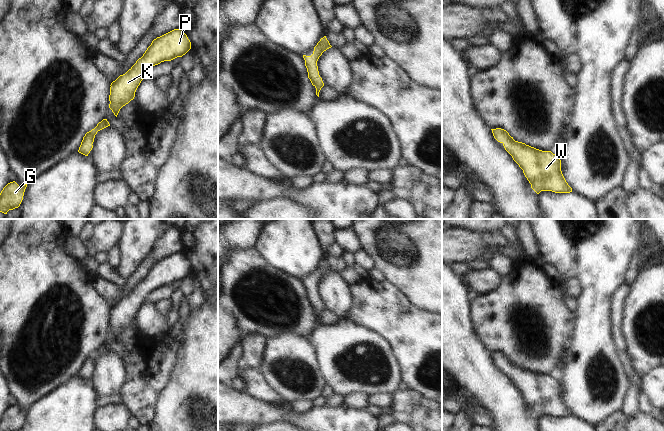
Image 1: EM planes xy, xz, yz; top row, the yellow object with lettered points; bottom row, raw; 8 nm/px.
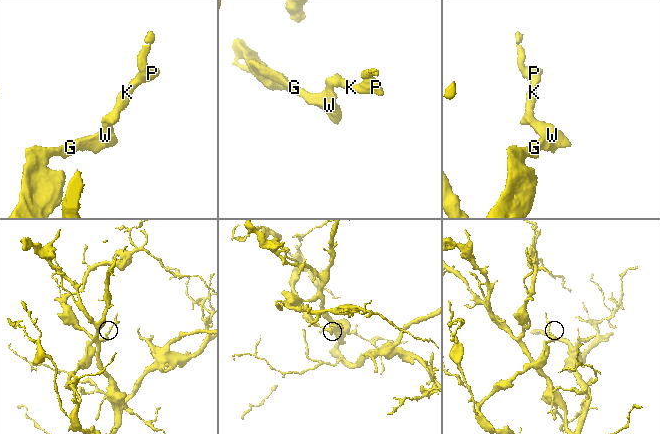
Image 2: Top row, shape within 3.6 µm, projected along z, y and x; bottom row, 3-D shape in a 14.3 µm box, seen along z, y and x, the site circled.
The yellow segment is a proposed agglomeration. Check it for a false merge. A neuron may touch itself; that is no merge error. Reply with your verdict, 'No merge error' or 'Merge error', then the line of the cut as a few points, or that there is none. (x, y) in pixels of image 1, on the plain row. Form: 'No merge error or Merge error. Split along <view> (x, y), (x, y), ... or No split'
No merge error. No split.

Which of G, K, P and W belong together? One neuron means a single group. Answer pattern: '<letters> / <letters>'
G K P W

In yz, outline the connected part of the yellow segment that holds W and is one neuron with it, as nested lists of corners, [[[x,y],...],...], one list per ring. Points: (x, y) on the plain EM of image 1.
[[[501,352],[491,353],[494,362],[503,368],[505,374],[523,394],[531,412],[539,418],[541,415],[570,417],[572,412],[566,406],[561,395],[561,384],[551,375],[542,375],[515,365]]]

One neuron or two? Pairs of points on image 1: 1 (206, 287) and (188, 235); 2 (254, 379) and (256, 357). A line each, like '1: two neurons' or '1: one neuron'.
1: one neuron
2: two neurons

